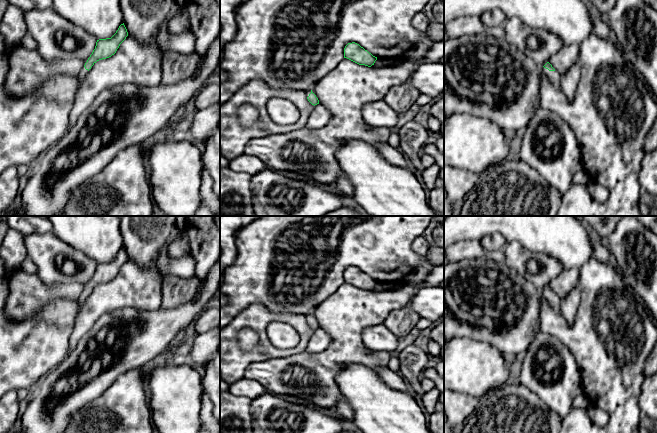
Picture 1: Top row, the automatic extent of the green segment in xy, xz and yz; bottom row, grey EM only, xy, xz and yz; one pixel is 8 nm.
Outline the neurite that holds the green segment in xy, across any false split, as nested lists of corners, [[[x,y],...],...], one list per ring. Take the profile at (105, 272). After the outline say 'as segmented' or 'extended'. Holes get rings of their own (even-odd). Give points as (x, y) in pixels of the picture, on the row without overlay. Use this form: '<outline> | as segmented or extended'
[[[123,247],[119,250],[118,254],[111,262],[97,264],[95,273],[78,299],[80,306],[83,306],[84,302],[88,298],[88,295],[97,285],[114,279],[120,268],[126,263],[127,260],[128,256]]] | extended

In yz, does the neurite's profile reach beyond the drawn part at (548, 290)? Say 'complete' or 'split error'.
split error

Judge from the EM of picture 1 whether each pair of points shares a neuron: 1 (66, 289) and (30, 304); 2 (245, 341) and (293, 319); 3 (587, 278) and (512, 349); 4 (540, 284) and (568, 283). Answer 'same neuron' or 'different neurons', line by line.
1: same neuron
2: different neurons
3: different neurons
4: different neurons

